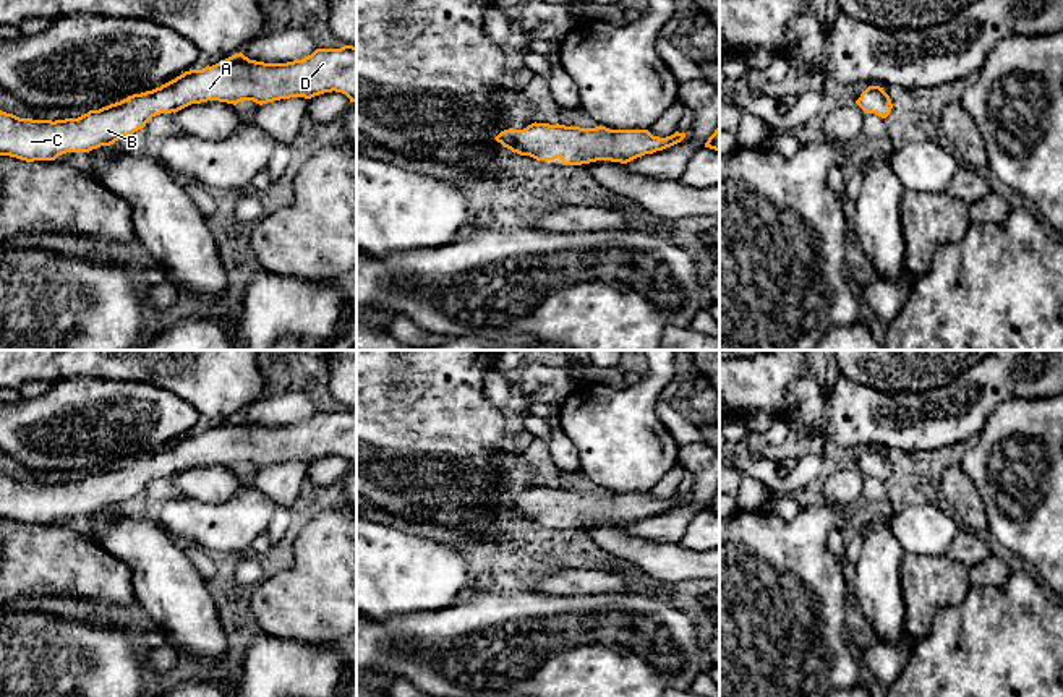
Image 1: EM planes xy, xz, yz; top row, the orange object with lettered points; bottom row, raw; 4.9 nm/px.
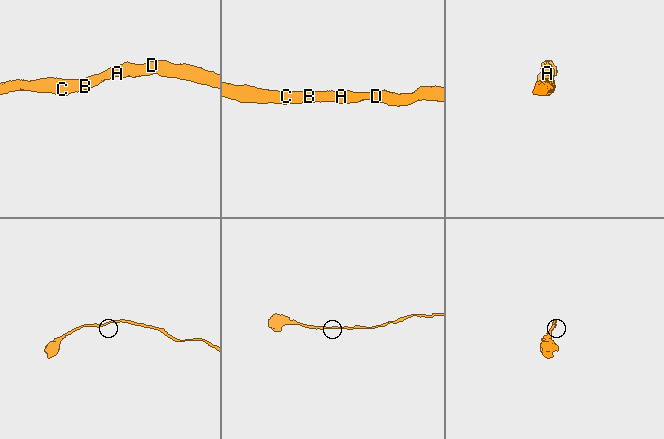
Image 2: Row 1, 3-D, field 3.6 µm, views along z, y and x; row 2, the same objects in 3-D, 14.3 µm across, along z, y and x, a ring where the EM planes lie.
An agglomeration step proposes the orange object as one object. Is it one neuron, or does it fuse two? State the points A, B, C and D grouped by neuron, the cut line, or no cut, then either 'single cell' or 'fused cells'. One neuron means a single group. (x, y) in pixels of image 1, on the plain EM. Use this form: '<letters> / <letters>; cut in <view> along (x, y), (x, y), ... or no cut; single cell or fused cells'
A B C D; no cut; single cell

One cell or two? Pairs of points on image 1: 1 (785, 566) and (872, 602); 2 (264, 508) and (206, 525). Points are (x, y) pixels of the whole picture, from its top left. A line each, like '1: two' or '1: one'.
1: two
2: one

